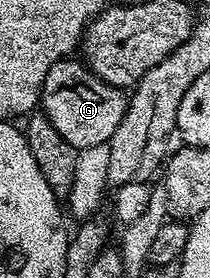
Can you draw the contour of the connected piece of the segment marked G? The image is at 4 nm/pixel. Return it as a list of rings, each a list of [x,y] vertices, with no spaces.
[[[80,59],[54,63],[54,67],[46,71],[46,79],[40,89],[44,116],[54,123],[54,131],[58,131],[58,135],[62,135],[62,139],[77,151],[108,144],[114,131],[118,131],[118,123],[122,123],[122,115],[126,115],[128,99],[129,94],[125,90],[98,79]]]

